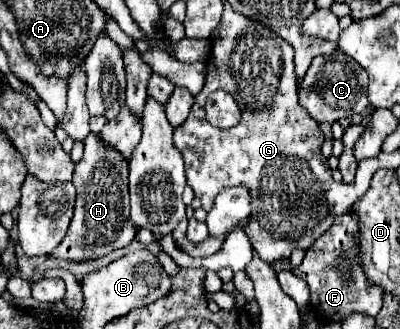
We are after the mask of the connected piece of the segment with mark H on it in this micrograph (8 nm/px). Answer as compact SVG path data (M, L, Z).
M88 134L84 142L84 158L74 168L72 184L76 186L76 208L66 238L50 258L86 262L106 256L118 248L128 246L136 236L136 226L130 220L130 198L126 190L128 162L114 150L100 150L100 136Z

